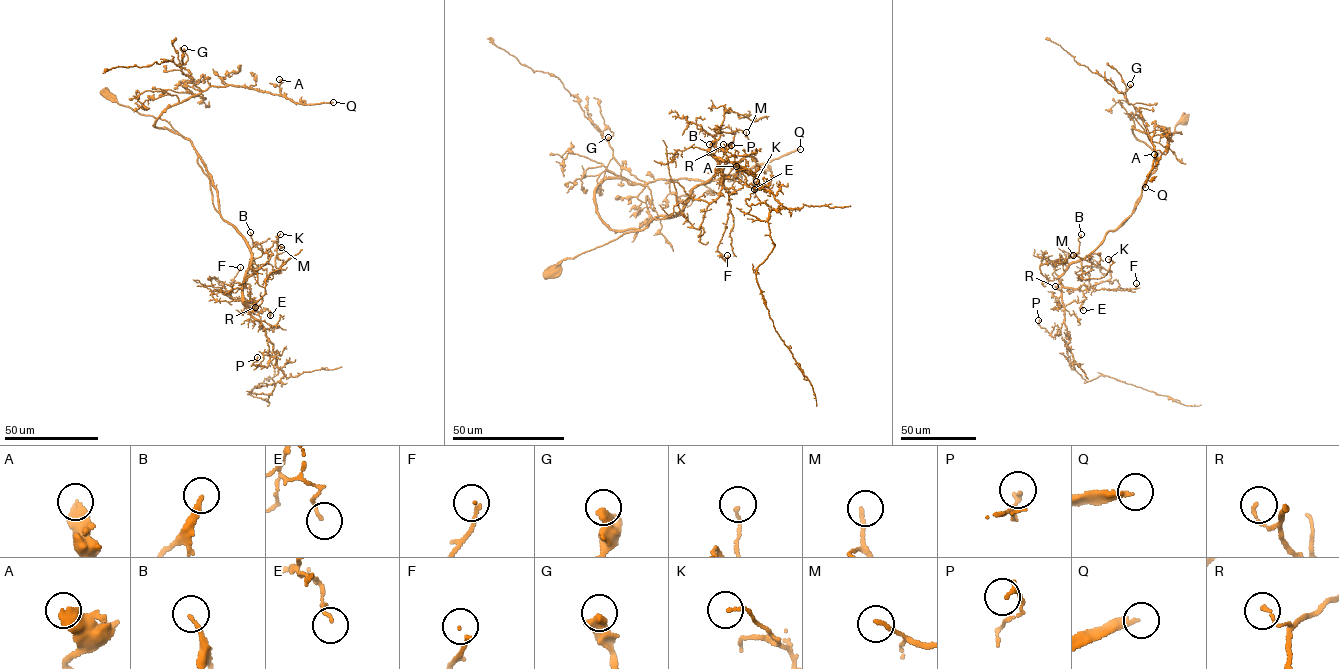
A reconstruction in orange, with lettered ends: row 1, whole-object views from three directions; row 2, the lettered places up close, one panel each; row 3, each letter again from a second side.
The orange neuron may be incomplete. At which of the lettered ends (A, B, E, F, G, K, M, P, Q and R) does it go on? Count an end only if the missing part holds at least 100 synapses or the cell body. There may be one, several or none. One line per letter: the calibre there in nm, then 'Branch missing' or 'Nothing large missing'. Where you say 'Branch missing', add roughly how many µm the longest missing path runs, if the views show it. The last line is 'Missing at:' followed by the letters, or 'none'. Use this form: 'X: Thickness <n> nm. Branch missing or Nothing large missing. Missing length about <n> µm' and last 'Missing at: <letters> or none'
A: Thickness 480 nm. Nothing large missing
B: Thickness 190 nm. Nothing large missing
E: Thickness 110 nm. Nothing large missing
F: Thickness 100 nm. Nothing large missing
G: Thickness 440 nm. Nothing large missing
K: Thickness 110 nm. Nothing large missing
M: Thickness 160 nm. Nothing large missing
P: Thickness 170 nm. Nothing large missing
Q: Thickness 240 nm. Branch missing. Missing length about 150 µm
R: Thickness 130 nm. Nothing large missing
Missing at: Q

